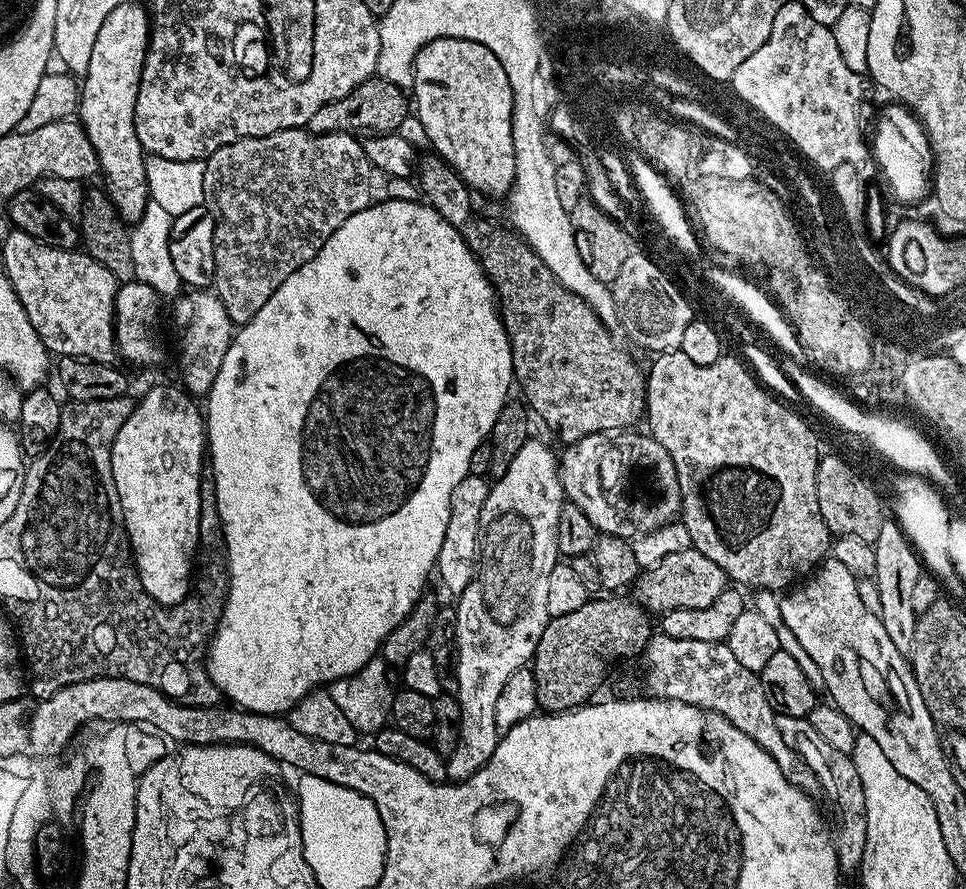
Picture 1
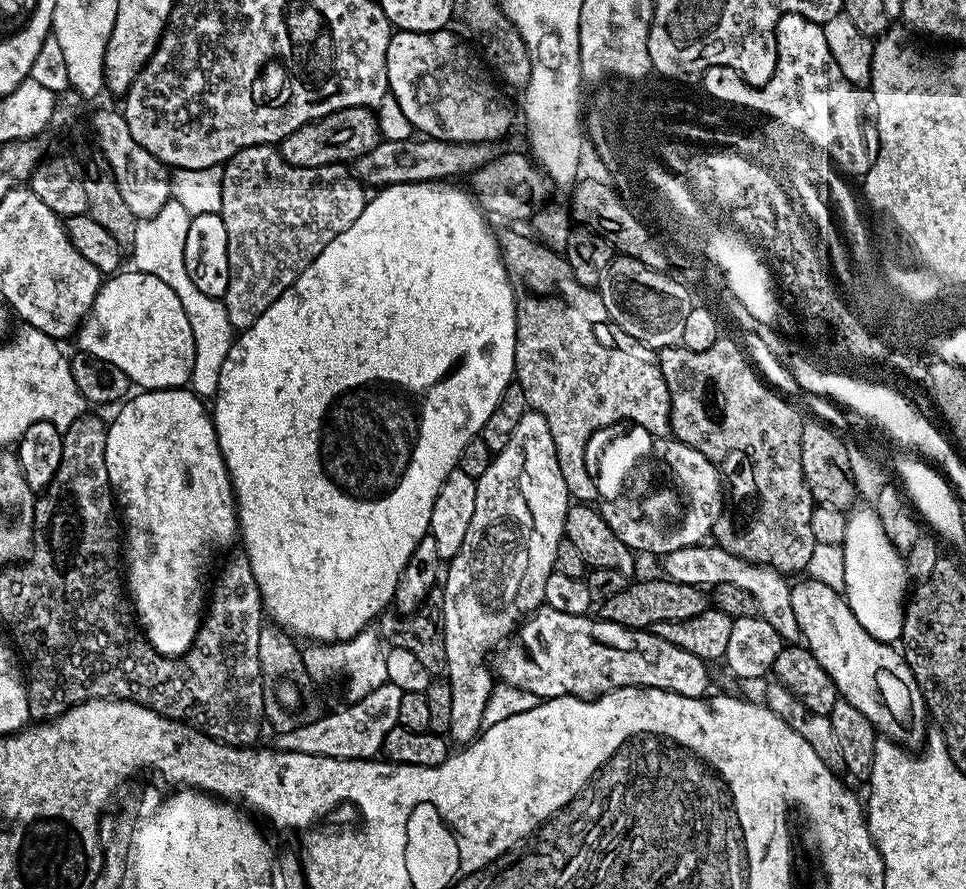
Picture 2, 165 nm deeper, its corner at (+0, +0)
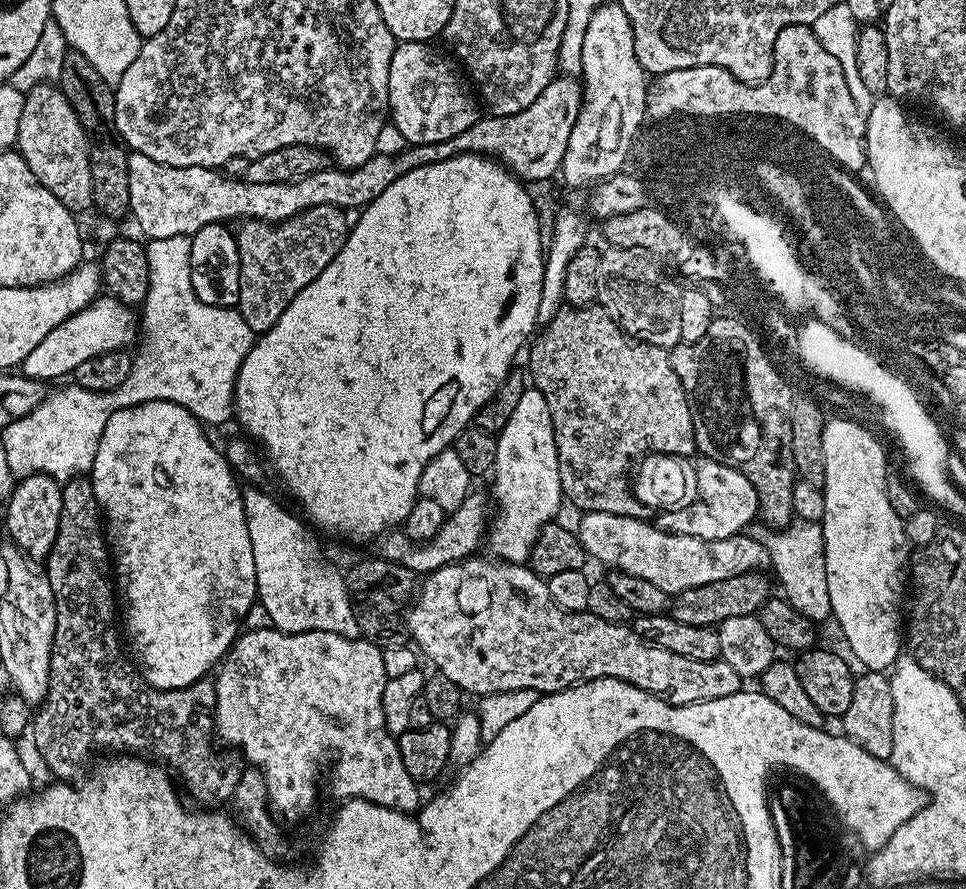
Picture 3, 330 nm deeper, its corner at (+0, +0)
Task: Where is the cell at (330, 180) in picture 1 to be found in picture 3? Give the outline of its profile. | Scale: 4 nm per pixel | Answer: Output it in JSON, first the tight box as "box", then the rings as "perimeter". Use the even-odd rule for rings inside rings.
{"box":[235,206,350,334],"perimeter":[[[314,206],[298,213],[294,218],[282,220],[278,224],[268,224],[265,220],[244,220],[235,233],[238,246],[238,258],[240,259],[240,302],[239,310],[242,318],[246,318],[246,326],[254,334],[270,330],[278,318],[282,318],[282,310],[290,306],[292,299],[297,296],[342,250],[342,246],[348,237],[350,220],[347,220],[345,209],[326,206]]]}

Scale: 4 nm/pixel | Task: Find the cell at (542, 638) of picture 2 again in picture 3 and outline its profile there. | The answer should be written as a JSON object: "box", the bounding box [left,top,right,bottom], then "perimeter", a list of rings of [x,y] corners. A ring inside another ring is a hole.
{"box":[406,558,742,705],"perimeter":[[[495,558],[476,559],[447,564],[436,572],[427,573],[411,605],[412,613],[406,616],[407,623],[408,620],[412,623],[415,647],[422,653],[423,659],[425,656],[435,671],[446,674],[446,678],[450,678],[450,682],[454,682],[465,694],[473,692],[473,697],[479,698],[491,692],[527,688],[547,694],[598,678],[630,682],[674,705],[730,698],[730,694],[741,691],[742,677],[734,666],[730,666],[730,662],[682,658],[682,654],[647,644],[628,624],[606,622],[589,612],[563,612],[554,598],[550,598],[547,579],[532,571],[531,567]]]}

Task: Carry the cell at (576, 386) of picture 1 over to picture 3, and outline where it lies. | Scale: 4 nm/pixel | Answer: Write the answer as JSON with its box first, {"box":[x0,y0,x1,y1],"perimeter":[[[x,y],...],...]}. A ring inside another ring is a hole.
{"box":[526,306,697,520],"perimeter":[[[564,306],[554,314],[552,320],[547,321],[539,329],[538,335],[531,341],[527,352],[528,368],[526,367],[526,372],[530,377],[531,387],[537,388],[546,398],[546,406],[550,406],[550,418],[554,426],[554,442],[558,450],[558,474],[560,475],[560,490],[563,499],[567,503],[569,500],[574,507],[580,508],[579,511],[581,513],[601,512],[602,514],[629,516],[635,520],[641,519],[645,515],[646,507],[642,502],[636,500],[633,489],[630,487],[630,477],[634,472],[634,462],[640,462],[649,453],[676,455],[685,458],[692,458],[697,455],[694,422],[690,414],[686,390],[682,390],[682,382],[678,378],[678,374],[674,374],[674,366],[672,365],[669,349],[659,348],[641,340],[631,339],[628,333],[623,332],[619,324],[614,322],[614,318],[610,318],[610,314],[605,308],[599,306],[589,306],[586,308]]]}

